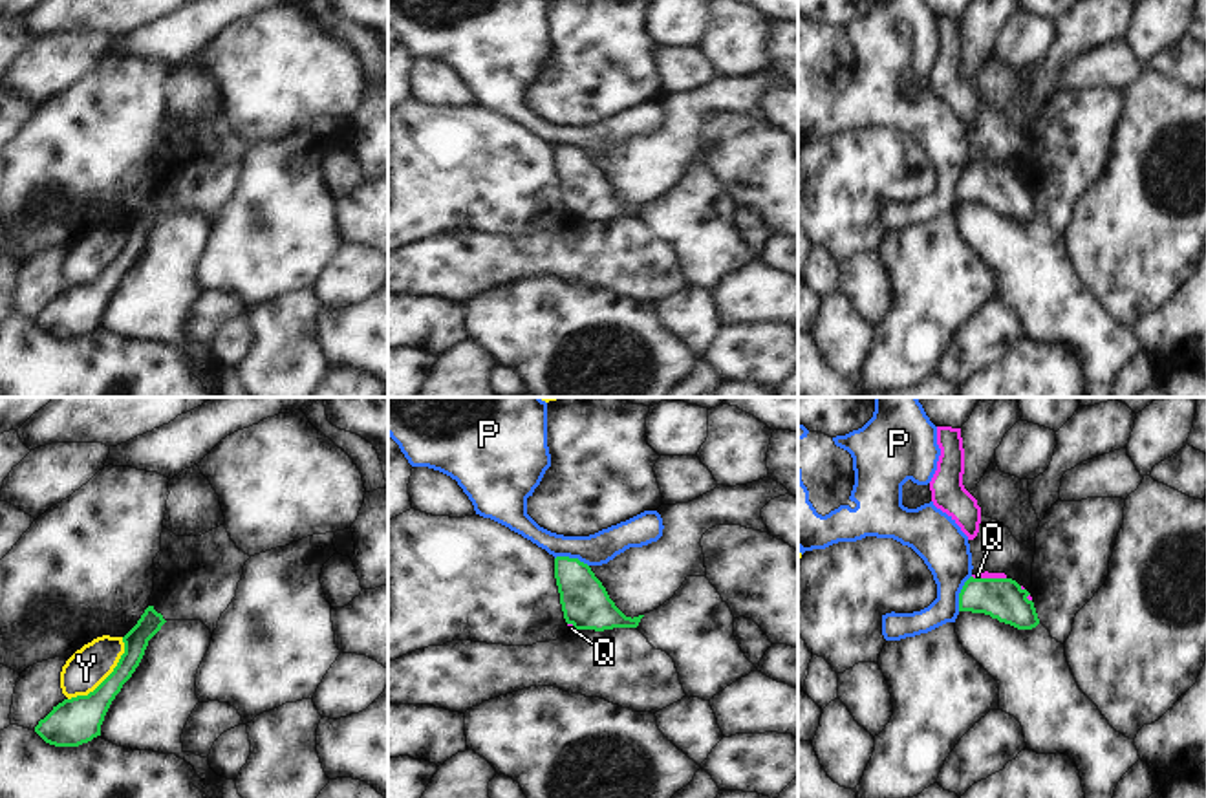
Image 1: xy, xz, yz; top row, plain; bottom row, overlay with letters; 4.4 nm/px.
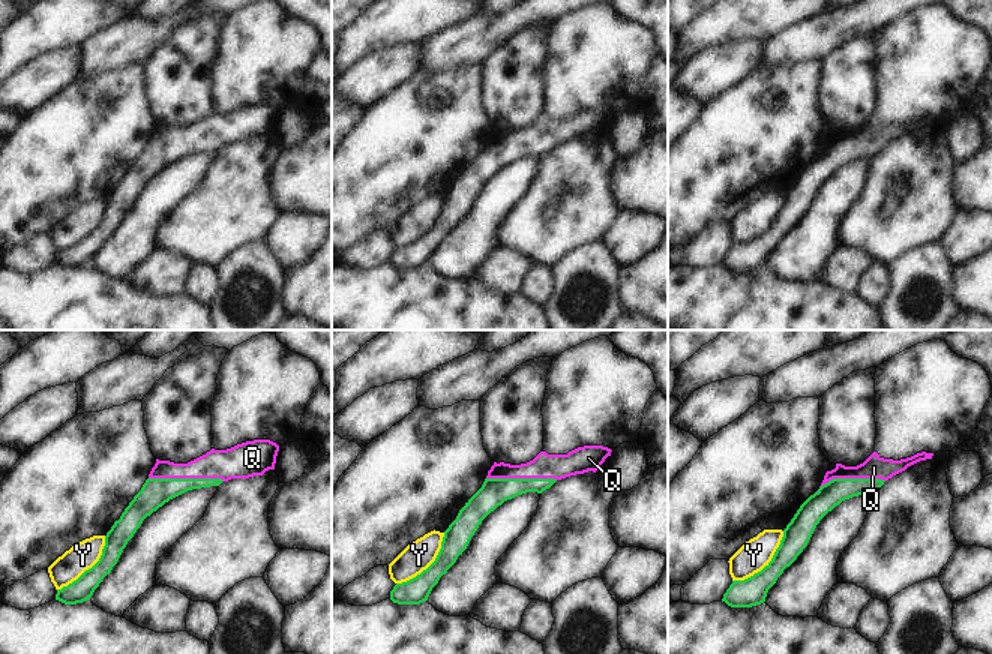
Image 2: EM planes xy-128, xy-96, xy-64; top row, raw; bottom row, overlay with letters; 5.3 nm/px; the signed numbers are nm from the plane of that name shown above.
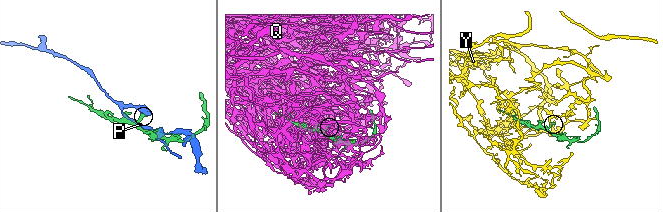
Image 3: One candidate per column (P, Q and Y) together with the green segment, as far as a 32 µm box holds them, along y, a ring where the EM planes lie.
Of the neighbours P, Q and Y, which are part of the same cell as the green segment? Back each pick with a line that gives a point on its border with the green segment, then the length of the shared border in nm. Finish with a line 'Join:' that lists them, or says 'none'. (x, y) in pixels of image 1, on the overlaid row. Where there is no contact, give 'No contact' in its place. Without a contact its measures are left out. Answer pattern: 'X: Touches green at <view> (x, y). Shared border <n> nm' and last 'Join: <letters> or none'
Q: Touches green at yz (989, 579). Shared border 150 nm
Join: Q

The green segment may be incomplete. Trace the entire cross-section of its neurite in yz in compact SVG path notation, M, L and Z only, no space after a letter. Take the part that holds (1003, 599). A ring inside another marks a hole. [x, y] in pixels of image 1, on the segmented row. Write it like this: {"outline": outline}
{"outline": "M975 573L959 593L959 611L985 613L1018 630L1039 624L1030 593L1005 573Z"}

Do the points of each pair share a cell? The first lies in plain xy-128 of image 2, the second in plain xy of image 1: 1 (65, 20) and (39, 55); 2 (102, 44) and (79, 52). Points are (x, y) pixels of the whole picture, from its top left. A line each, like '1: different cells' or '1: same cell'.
1: different cells
2: different cells

